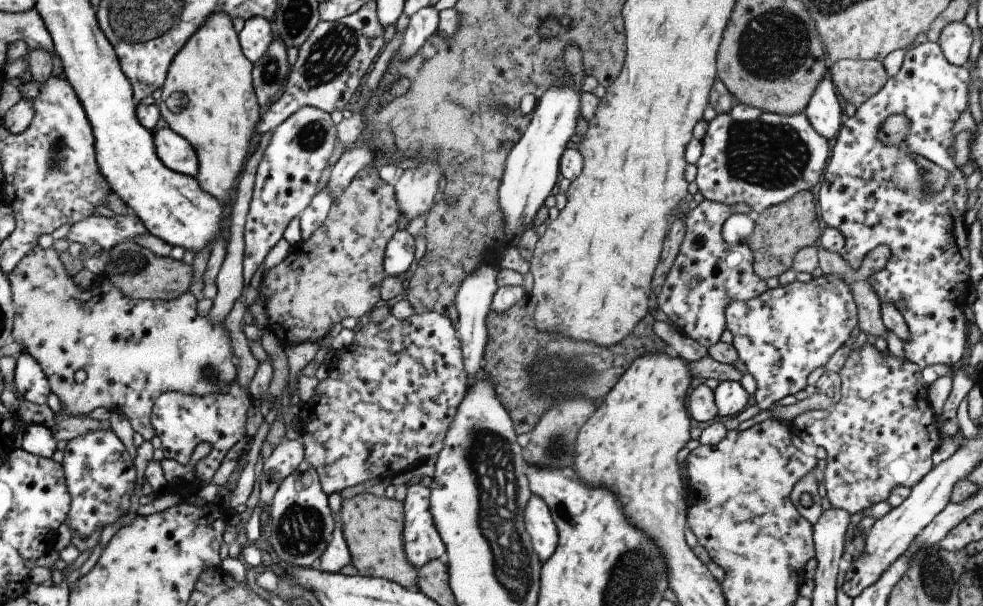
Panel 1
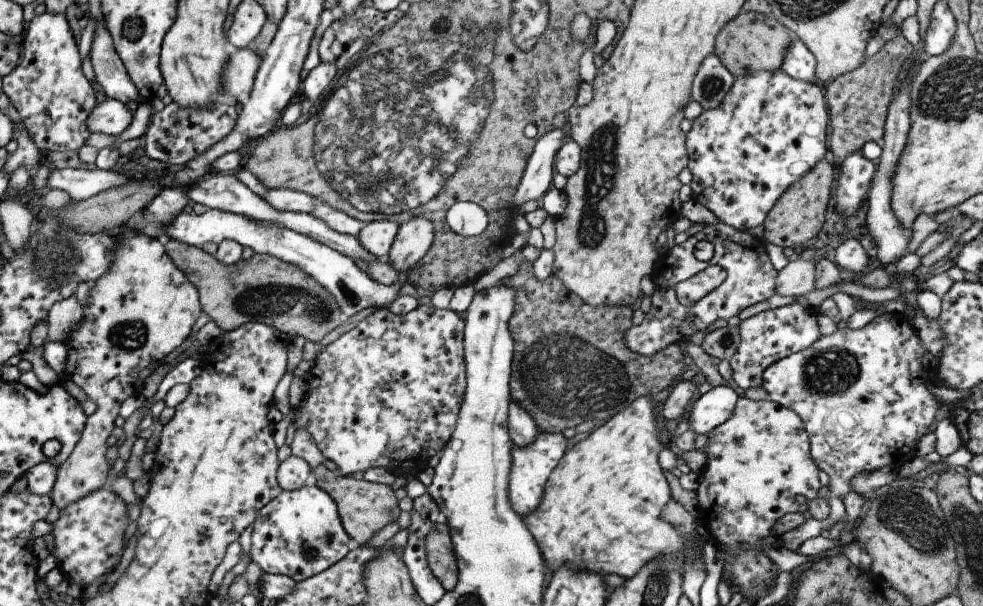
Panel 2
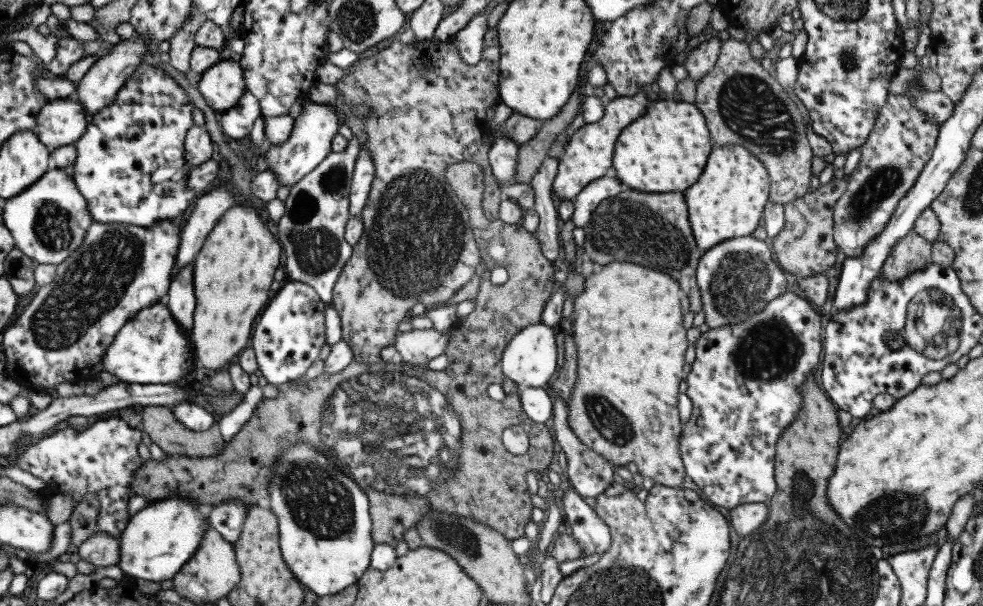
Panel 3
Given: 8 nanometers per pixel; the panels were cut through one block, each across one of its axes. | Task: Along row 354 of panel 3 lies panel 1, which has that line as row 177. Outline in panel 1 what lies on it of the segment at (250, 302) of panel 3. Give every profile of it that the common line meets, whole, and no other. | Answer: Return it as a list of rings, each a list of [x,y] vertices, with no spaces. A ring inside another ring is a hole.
[[[214,11],[205,23],[192,33],[186,44],[176,53],[167,70],[163,84],[162,104],[158,107],[161,111],[163,123],[170,127],[176,134],[185,138],[192,148],[197,151],[199,171],[195,176],[200,188],[215,196],[218,200],[226,200],[232,188],[236,188],[234,180],[242,172],[244,163],[251,154],[255,144],[254,130],[262,107],[258,104],[253,85],[253,62],[244,56],[244,51],[239,43],[239,36],[232,25],[231,16],[222,11]],[[170,94],[182,94],[188,98],[188,103],[180,112],[172,112],[166,105]]]

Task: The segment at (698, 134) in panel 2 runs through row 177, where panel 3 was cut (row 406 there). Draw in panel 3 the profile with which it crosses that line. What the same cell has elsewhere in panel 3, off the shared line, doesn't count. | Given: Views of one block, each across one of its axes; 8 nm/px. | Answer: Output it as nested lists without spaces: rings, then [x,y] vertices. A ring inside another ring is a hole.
[[[792,288],[748,319],[716,327],[698,338],[695,361],[685,379],[688,384],[685,393],[692,402],[692,414],[683,426],[679,444],[686,475],[713,506],[733,509],[744,503],[767,503],[776,493],[776,442],[796,420],[800,406],[804,406],[800,386],[820,364],[822,328],[818,308]]]

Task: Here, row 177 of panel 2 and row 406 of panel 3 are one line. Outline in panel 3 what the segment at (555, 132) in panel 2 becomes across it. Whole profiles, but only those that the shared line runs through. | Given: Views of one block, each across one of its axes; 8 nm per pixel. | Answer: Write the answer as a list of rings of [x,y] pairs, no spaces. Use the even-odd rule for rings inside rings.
[[[519,385],[518,395],[520,395],[524,413],[534,422],[544,424],[552,416],[554,407],[551,391],[548,388]]]

